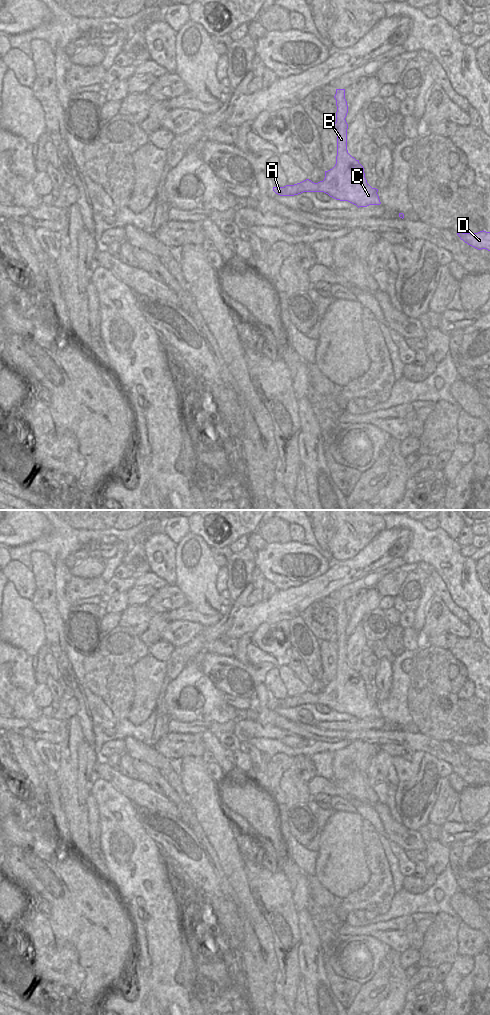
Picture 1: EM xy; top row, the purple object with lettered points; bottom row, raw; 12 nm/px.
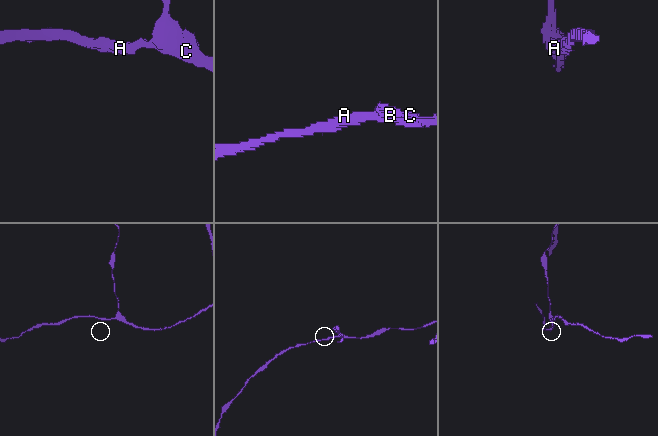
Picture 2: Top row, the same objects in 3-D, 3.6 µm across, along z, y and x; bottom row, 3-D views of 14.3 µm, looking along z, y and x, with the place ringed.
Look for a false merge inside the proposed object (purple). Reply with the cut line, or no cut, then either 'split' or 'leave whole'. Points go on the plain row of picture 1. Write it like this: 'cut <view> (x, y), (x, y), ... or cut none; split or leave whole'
cut none; leave whole

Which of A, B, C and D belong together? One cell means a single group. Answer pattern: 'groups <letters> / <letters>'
groups A B C D

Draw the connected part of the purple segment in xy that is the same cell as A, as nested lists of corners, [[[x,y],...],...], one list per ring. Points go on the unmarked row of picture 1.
[[[336,601],[334,610],[337,618],[336,634],[333,638],[337,644],[335,678],[325,683],[323,693],[314,695],[306,691],[294,697],[273,699],[273,703],[280,708],[294,708],[303,704],[324,704],[336,712],[348,713],[358,720],[380,717],[378,701],[372,700],[367,695],[363,678],[347,662],[348,636],[345,630],[348,617],[345,611],[345,601]]]

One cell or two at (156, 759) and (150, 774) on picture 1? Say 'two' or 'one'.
two

